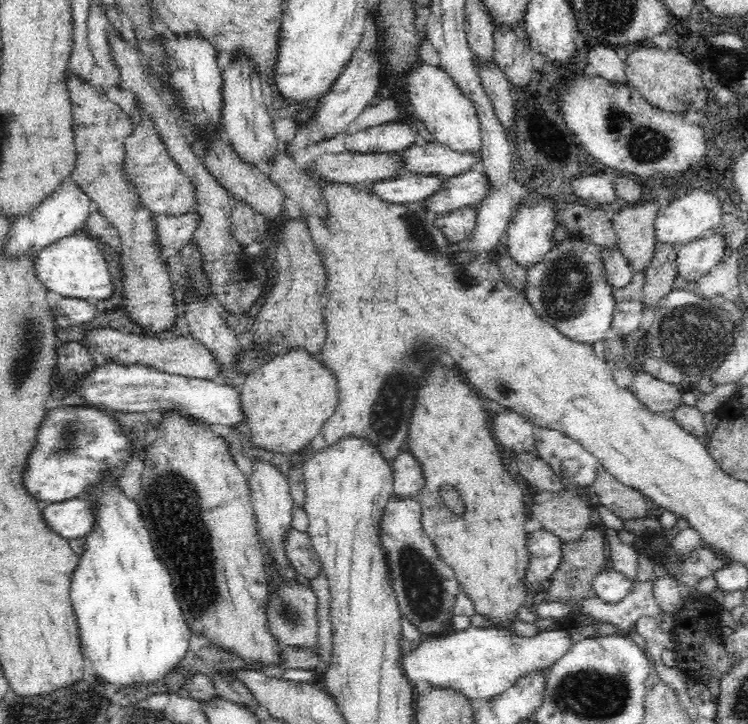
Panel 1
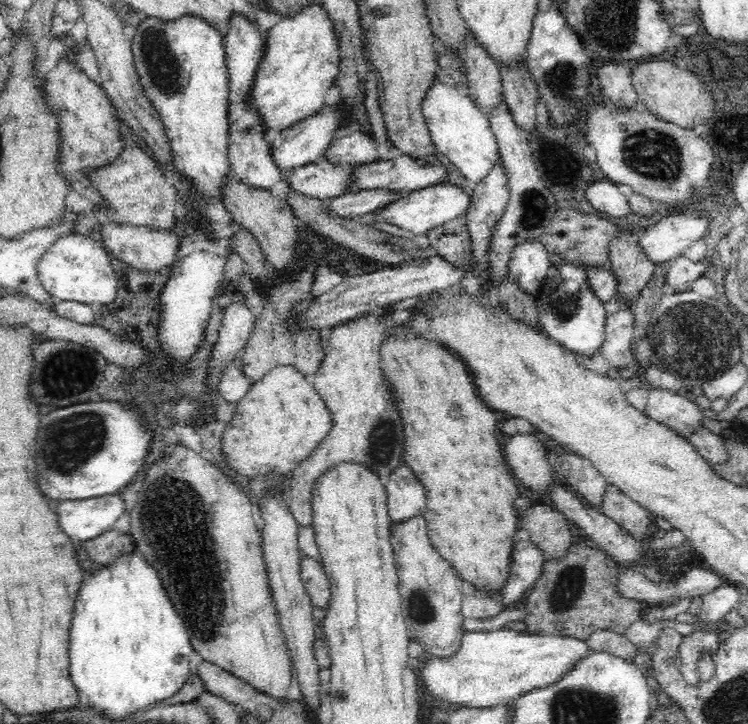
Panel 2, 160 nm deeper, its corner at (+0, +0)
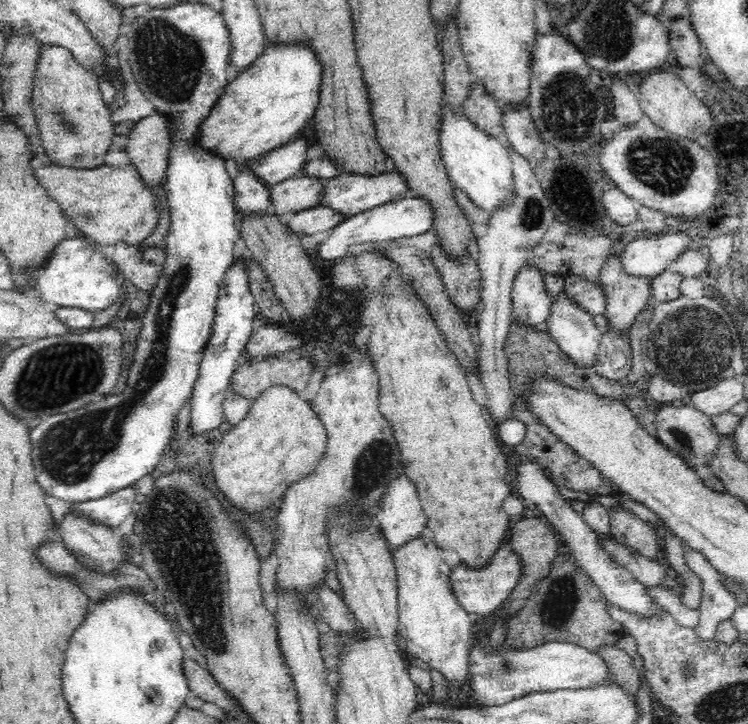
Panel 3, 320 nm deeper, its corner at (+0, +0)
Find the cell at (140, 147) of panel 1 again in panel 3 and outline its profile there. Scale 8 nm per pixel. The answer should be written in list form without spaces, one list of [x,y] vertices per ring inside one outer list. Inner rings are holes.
[[[130,160],[123,167],[112,167],[112,165],[106,164],[85,169],[58,165],[40,167],[36,168],[36,177],[40,179],[40,184],[48,189],[50,195],[62,205],[62,209],[66,211],[68,222],[72,222],[77,230],[85,236],[84,238],[88,238],[88,240],[101,246],[112,246],[118,241],[136,244],[146,240],[152,234],[152,230],[158,226],[158,220],[160,220],[162,210],[164,210],[164,204],[160,202],[154,187],[144,181],[138,167]]]

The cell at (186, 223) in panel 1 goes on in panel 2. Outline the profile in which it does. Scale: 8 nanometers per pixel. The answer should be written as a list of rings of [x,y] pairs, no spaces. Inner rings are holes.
[[[101,221],[98,232],[102,236],[103,245],[114,257],[144,271],[157,271],[163,266],[172,264],[180,249],[180,235],[177,230],[162,229],[154,225],[128,225],[116,221]]]

